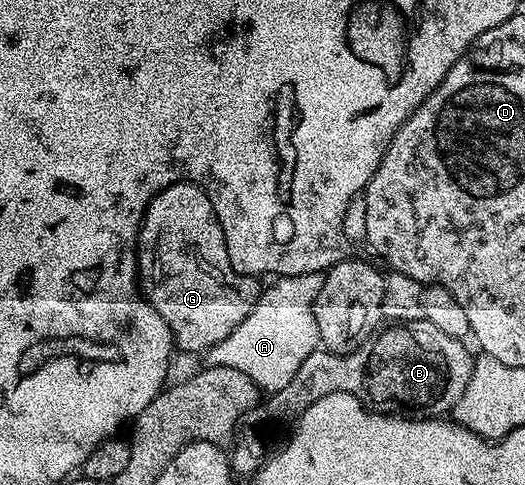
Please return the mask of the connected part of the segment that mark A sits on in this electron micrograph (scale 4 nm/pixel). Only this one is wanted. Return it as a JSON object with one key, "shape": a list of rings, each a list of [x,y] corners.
{"shape":[[[321,273],[305,275],[285,275],[263,288],[260,299],[250,309],[246,321],[226,337],[226,341],[218,341],[206,353],[211,366],[236,369],[250,377],[250,381],[261,392],[275,393],[290,385],[294,373],[310,353],[320,347],[318,325],[314,321],[314,301],[324,284]]]}

